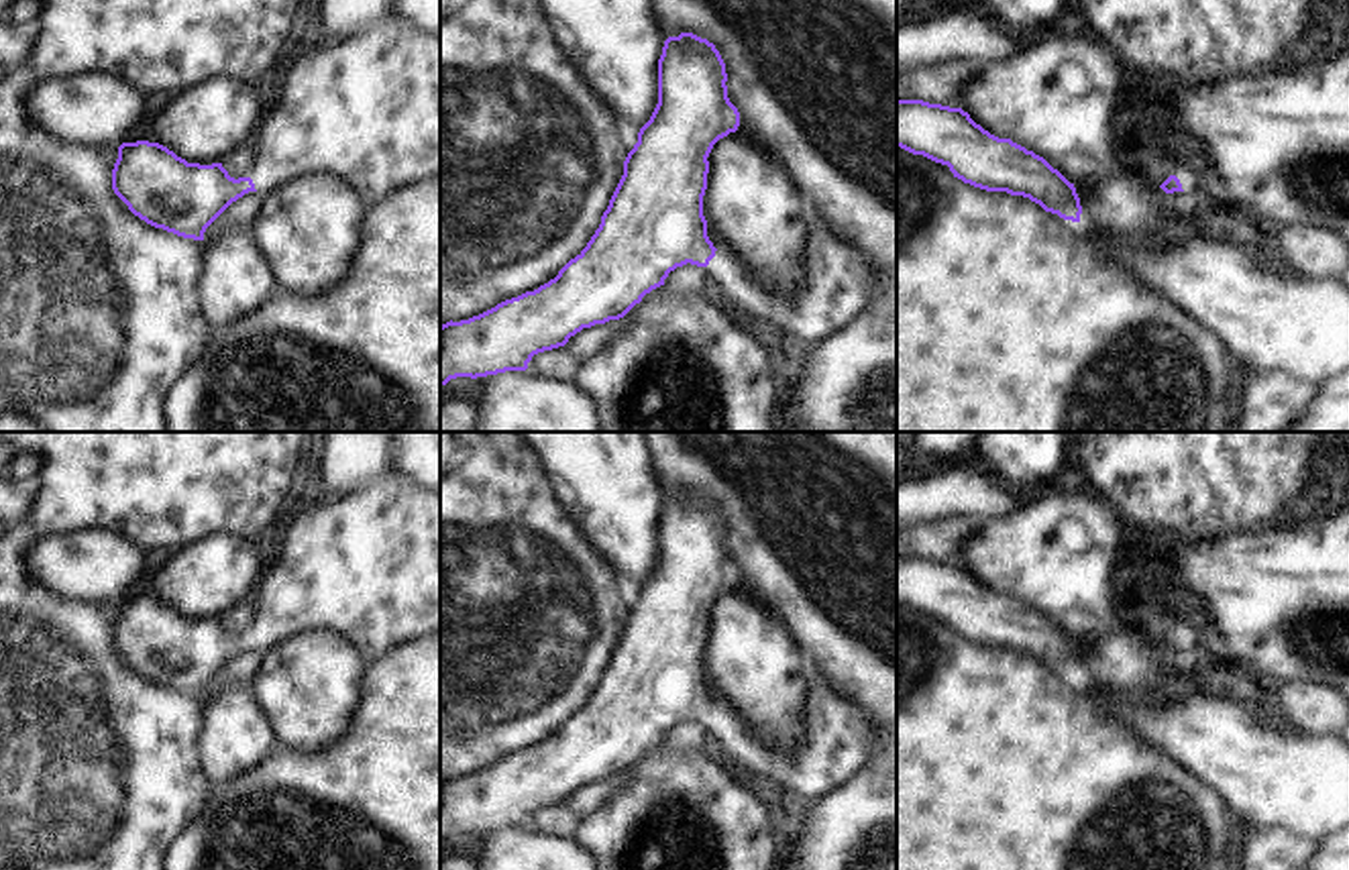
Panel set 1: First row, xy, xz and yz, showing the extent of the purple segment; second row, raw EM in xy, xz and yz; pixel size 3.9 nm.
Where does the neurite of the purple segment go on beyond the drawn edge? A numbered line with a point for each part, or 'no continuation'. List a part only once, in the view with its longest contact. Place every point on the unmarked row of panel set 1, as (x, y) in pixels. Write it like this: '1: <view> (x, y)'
1: yz (1182, 614)

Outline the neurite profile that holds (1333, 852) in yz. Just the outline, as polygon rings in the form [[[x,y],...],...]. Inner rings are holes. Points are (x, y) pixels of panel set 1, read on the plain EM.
[[[1349,827],[1327,835],[1302,870],[1349,870]]]

